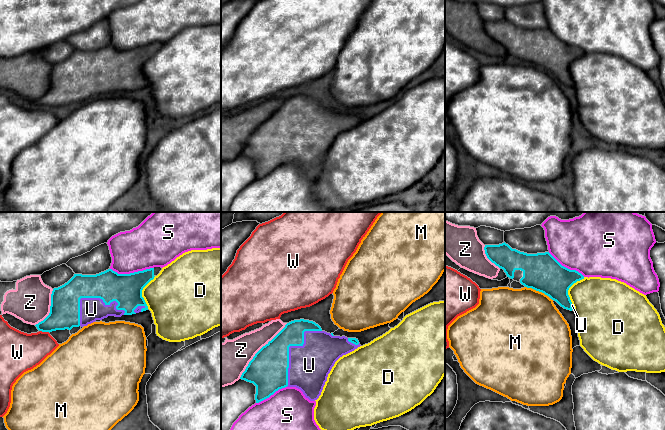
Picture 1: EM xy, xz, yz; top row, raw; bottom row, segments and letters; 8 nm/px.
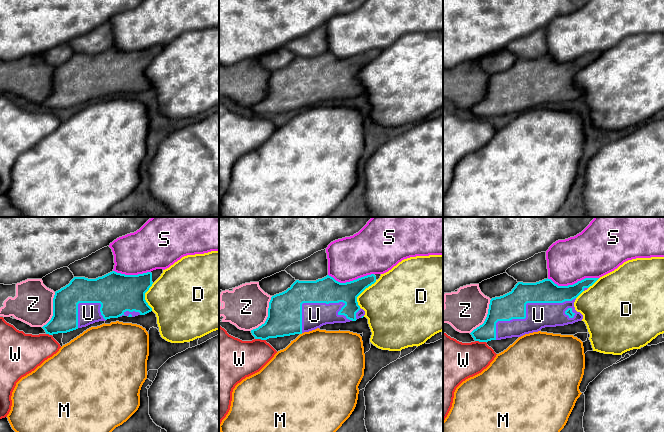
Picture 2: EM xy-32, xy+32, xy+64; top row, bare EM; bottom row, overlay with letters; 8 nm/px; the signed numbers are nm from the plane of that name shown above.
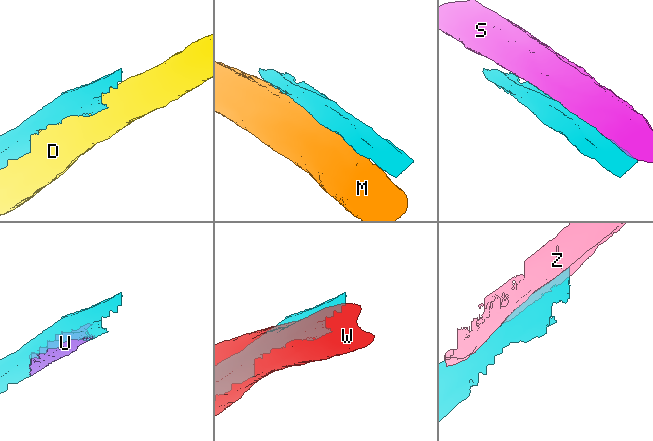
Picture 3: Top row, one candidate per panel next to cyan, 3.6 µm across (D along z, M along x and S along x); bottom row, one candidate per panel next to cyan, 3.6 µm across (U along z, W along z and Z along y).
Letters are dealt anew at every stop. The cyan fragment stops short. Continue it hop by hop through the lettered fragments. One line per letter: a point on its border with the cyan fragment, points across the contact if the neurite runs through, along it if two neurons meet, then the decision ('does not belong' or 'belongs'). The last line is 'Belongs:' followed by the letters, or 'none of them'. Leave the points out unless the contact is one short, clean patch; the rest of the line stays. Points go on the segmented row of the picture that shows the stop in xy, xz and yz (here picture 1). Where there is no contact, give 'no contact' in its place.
D: xy (141, 292) | does not belong
M: yz (536, 290) | does not belong
S: xy (131, 273) | does not belong
U: xy (105, 303) | does not belong
W: xy (44, 331) | does not belong
Z: xz (259, 350) | does not belong
Belongs: none of them

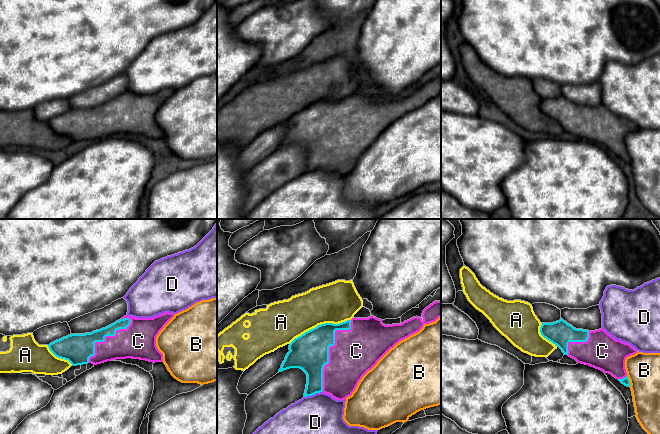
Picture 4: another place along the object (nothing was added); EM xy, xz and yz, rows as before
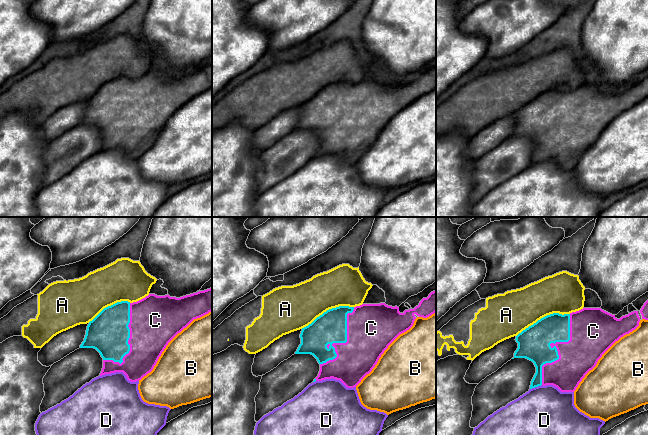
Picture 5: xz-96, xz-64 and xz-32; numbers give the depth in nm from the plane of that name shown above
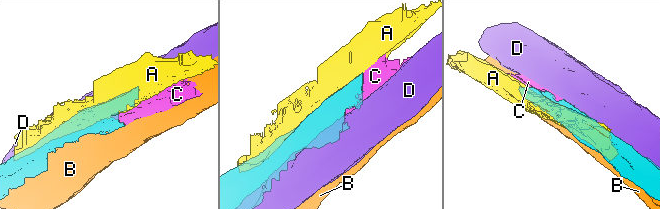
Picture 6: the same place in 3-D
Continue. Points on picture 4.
A: xz (319, 325) | does not belong
B: yz (629, 381) | does not belong
C: xz (328, 349) | belongs
D: xz (313, 394) | does not belong
Belongs: C

